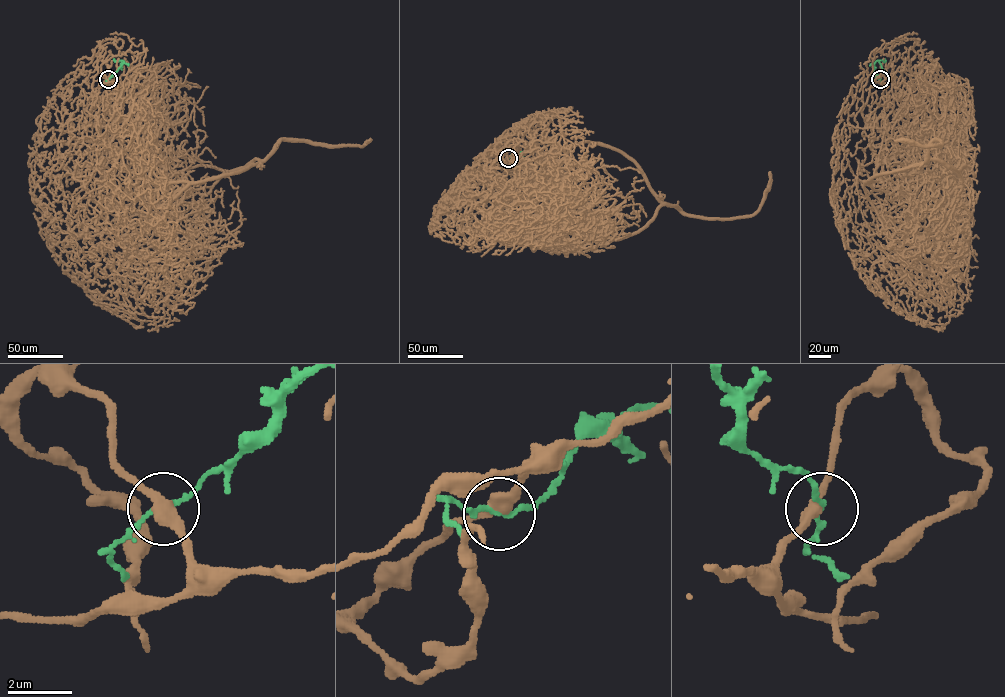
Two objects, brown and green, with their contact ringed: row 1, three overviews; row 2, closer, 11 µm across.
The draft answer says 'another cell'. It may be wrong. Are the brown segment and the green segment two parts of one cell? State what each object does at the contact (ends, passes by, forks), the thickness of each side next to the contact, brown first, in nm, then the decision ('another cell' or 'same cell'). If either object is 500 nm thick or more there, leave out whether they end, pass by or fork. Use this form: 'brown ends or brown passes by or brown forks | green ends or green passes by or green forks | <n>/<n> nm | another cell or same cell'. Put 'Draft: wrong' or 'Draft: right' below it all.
brown passes by | green passes by | 360/120 nm | same cell
Draft: wrong

